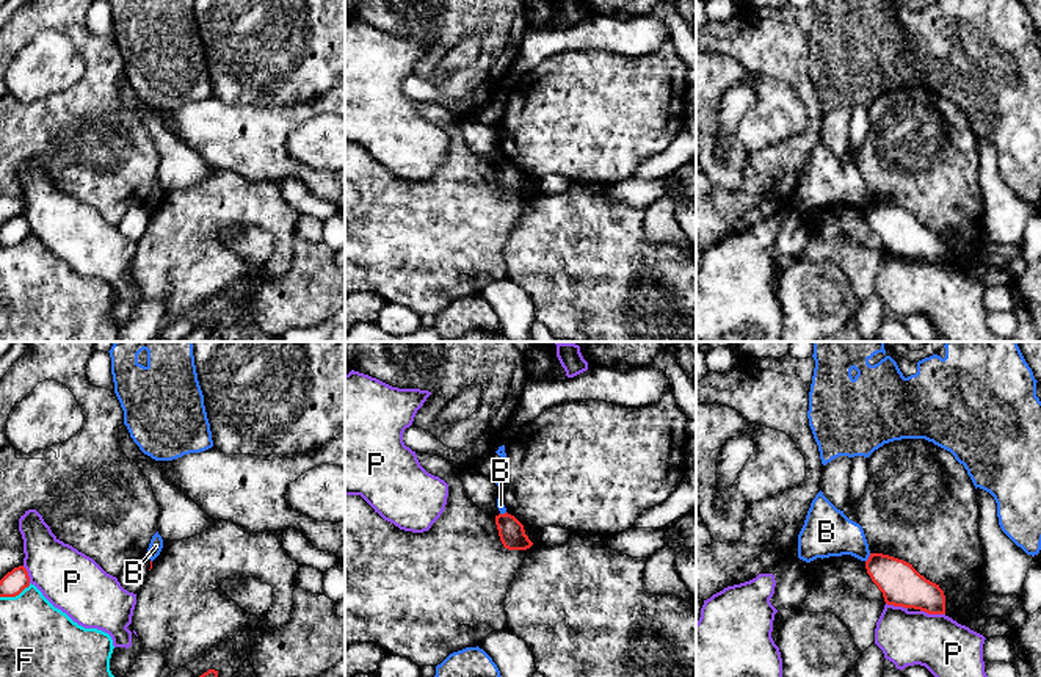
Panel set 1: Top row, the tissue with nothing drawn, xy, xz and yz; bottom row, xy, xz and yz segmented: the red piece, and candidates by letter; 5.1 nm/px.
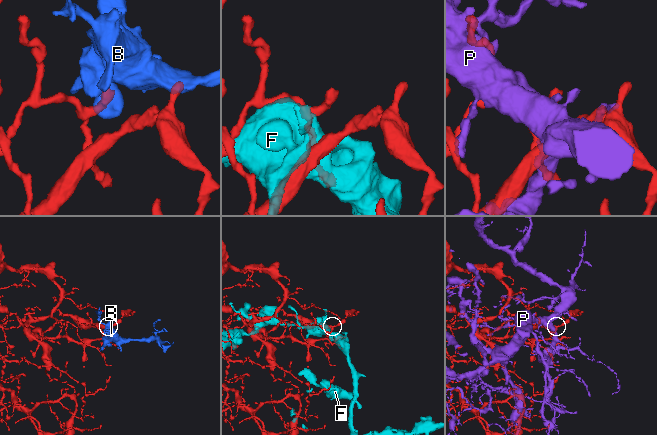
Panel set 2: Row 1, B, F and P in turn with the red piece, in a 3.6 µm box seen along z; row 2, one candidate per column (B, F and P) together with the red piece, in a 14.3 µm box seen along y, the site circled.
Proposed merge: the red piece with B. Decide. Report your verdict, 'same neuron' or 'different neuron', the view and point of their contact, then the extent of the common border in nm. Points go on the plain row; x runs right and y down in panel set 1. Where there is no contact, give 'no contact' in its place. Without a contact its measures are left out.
different neuron; meets red in yz at (869, 207); contact 50 nm long

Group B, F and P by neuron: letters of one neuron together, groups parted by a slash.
B / F / P

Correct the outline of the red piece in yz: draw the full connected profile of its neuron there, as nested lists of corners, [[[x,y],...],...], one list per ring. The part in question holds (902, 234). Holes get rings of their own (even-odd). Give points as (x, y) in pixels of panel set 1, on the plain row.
[[[870,202],[865,218],[887,254],[945,263],[944,240],[920,224],[912,213],[889,204]]]

